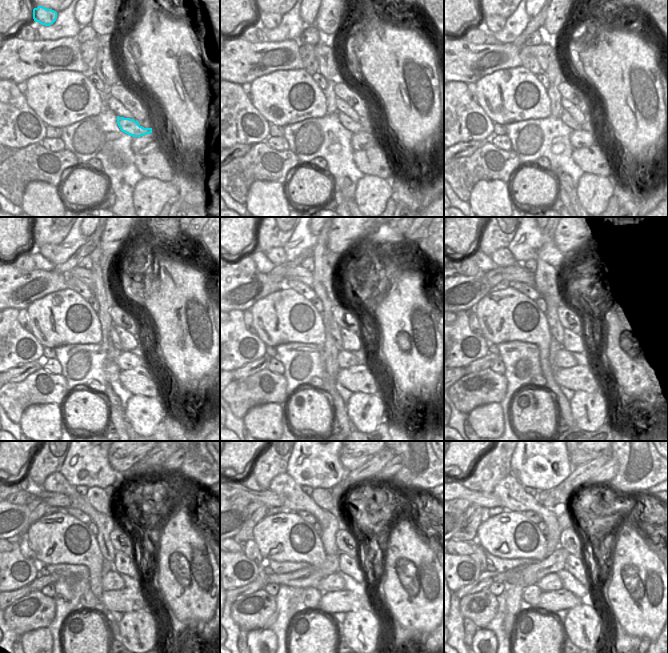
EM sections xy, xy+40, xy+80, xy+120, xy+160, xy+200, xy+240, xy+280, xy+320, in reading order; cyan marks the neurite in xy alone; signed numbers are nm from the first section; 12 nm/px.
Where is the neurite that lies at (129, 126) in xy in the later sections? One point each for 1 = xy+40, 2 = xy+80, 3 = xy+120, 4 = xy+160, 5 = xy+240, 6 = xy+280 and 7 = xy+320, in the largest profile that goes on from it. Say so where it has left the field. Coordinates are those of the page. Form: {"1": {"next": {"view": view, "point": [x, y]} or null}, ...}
{"1": {"next": {"view": "xy+40", "point": [349, 124]}}, "2": {"next": {"view": "xy+80", "point": [564, 115]}}, "3": {"next": {"view": "xy+120", "point": [115, 338]}}, "4": {"next": {"view": "xy+160", "point": [335, 329]}}, "5": {"next": {"view": "xy+240", "point": [110, 552]}}, "6": {"next": {"view": "xy+280", "point": [332, 547]}}, "7": {"next": {"view": "xy+320", "point": [554, 543]}}}

